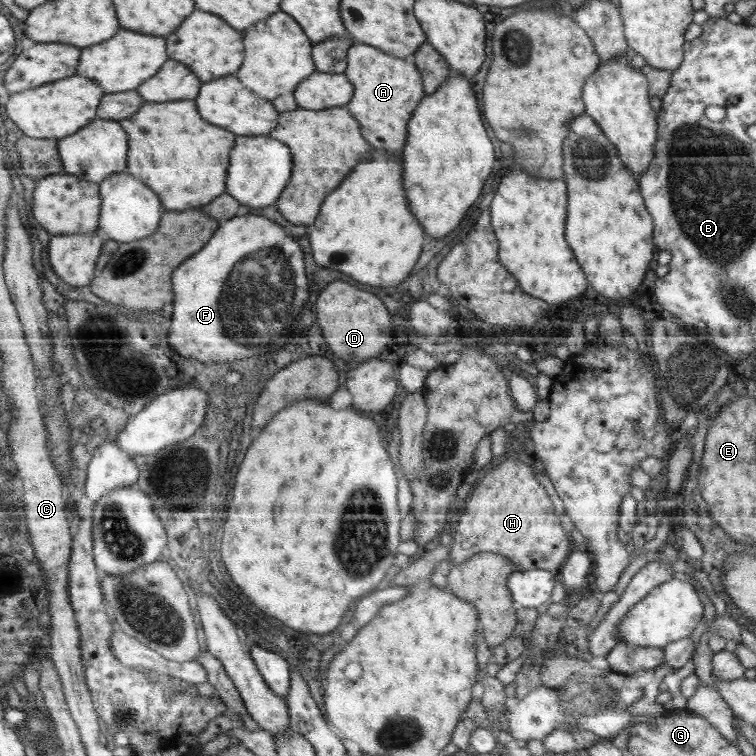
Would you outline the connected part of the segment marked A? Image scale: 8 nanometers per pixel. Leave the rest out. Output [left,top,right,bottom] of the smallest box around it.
[343,42,426,150]

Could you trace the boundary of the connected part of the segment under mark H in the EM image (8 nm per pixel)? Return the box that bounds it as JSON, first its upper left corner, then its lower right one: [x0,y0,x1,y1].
[448,460,570,573]

